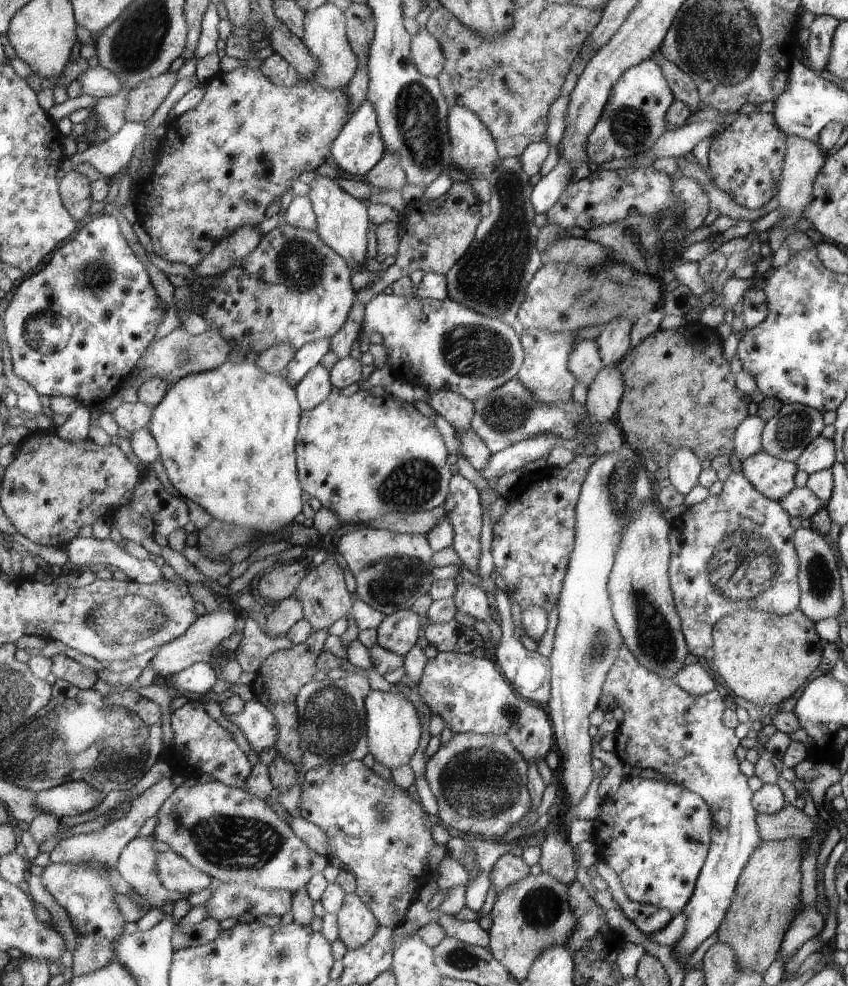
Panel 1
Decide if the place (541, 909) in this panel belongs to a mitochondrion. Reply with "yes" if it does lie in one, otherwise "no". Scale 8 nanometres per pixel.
yes

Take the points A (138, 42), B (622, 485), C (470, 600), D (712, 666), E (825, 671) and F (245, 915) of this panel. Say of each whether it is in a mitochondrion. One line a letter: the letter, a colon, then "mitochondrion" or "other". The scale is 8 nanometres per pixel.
A: mitochondrion
B: mitochondrion
C: other
D: other
E: other
F: other

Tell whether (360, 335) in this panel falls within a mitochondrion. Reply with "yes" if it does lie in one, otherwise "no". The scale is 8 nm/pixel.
no

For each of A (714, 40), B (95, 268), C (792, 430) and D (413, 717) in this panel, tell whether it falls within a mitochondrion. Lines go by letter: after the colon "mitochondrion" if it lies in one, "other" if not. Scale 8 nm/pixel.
A: mitochondrion
B: mitochondrion
C: mitochondrion
D: other

